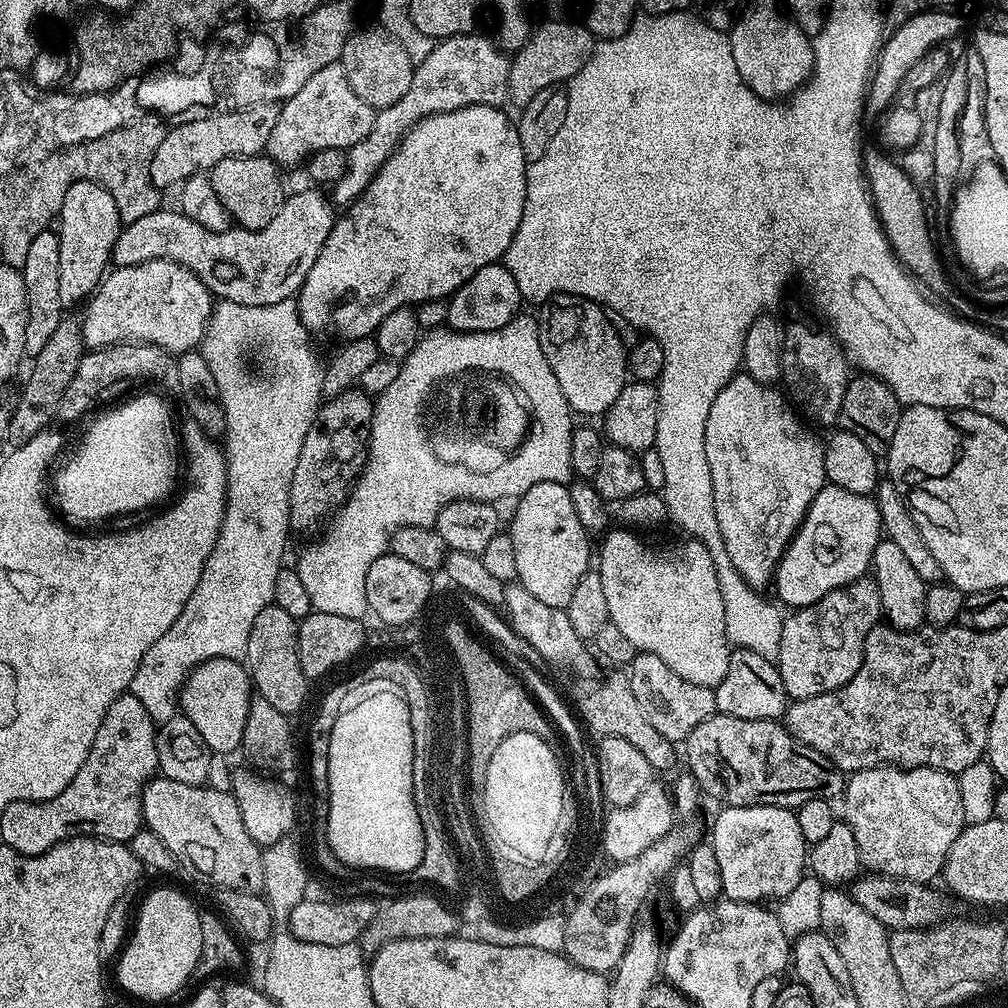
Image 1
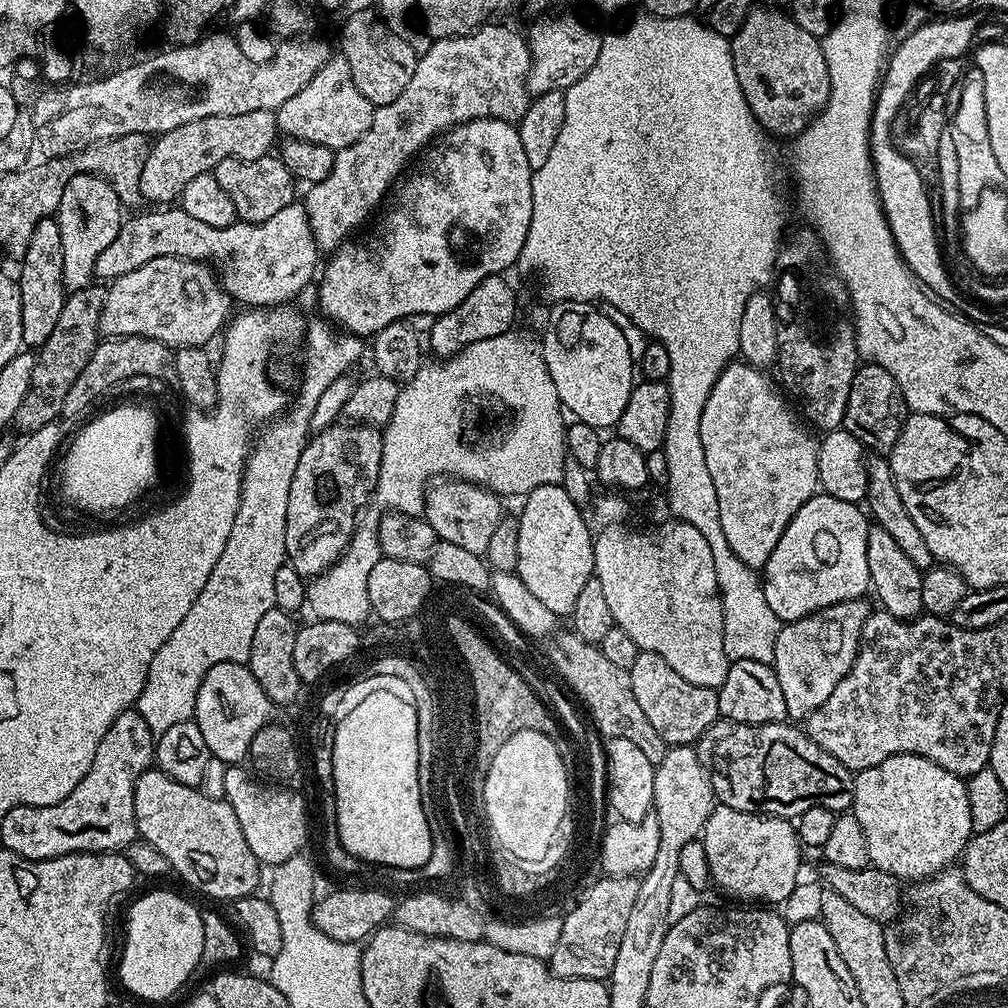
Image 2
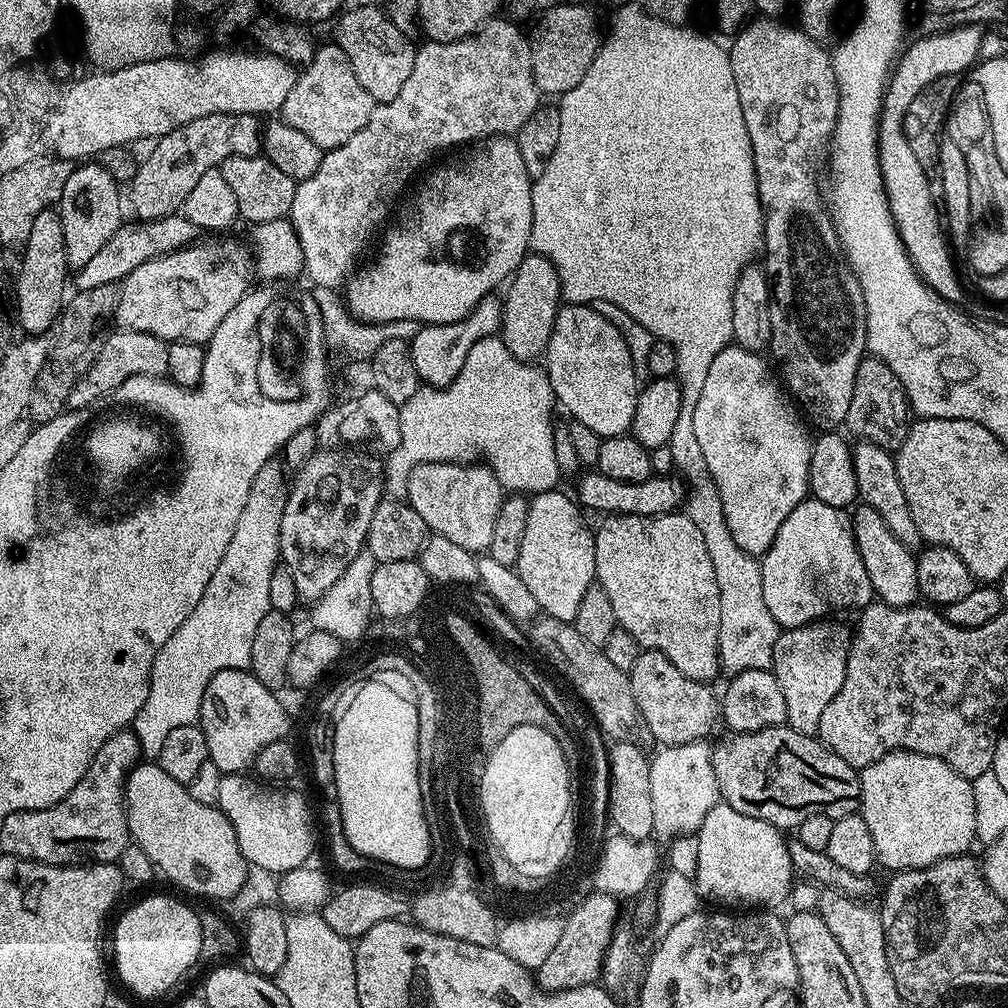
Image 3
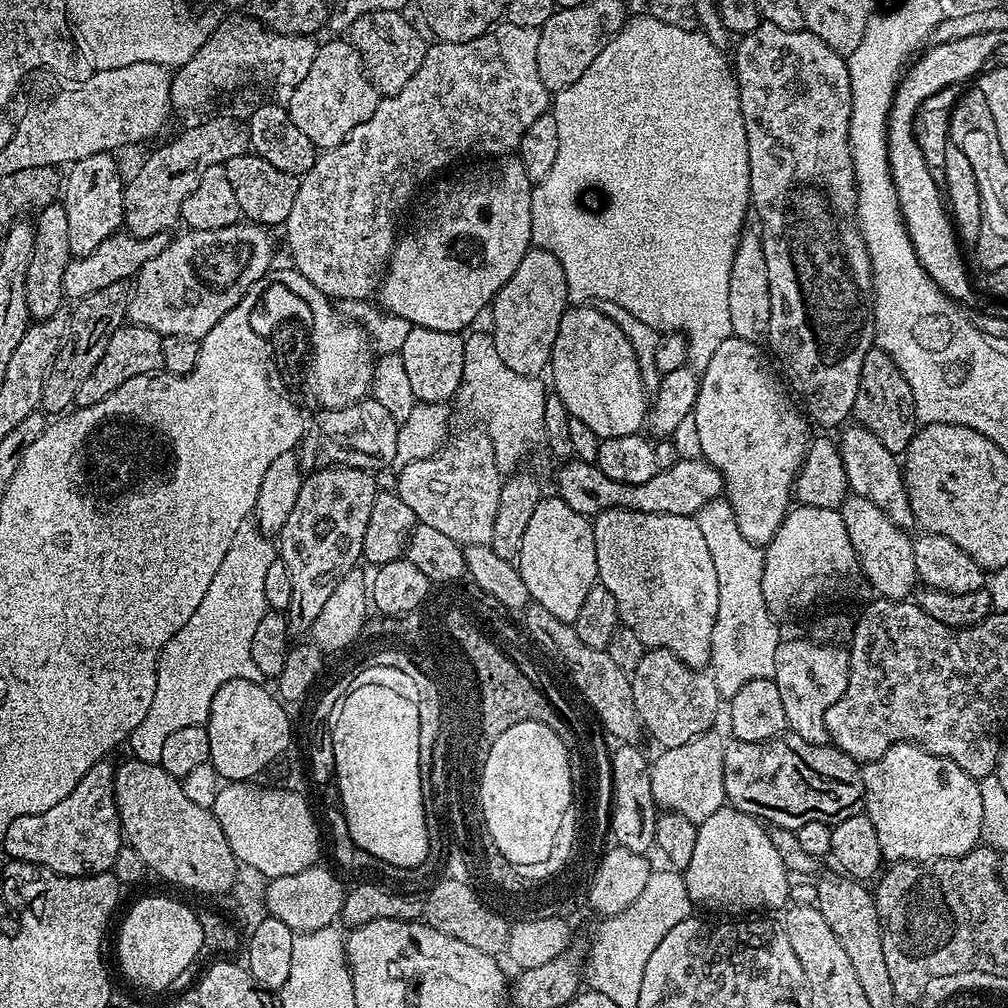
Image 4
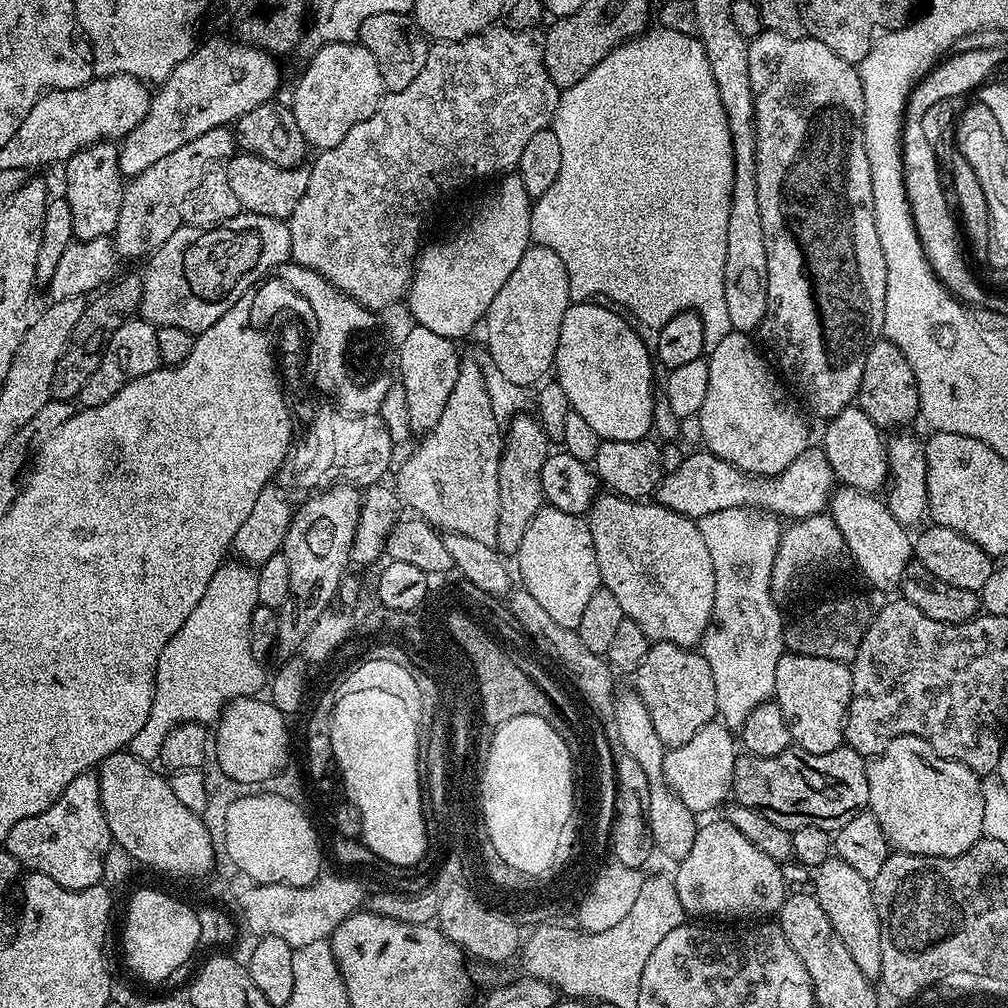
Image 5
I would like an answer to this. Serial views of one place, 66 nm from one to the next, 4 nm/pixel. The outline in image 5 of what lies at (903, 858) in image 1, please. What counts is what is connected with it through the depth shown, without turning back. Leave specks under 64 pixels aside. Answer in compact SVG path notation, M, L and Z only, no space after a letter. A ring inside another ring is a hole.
M899 736L886 746L886 750L871 757L867 761L870 782L868 808L872 816L878 818L882 834L886 834L889 845L895 851L919 856L960 856L982 838L982 780L965 764L932 755L932 747L922 738ZM924 756L932 756L932 764L924 760Z

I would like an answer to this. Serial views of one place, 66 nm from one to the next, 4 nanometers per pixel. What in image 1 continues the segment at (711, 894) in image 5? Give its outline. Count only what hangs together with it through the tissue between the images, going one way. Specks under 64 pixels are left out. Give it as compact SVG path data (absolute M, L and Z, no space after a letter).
M724 806L719 810L710 843L718 858L723 895L747 904L783 900L806 872L806 845L795 811L778 806Z

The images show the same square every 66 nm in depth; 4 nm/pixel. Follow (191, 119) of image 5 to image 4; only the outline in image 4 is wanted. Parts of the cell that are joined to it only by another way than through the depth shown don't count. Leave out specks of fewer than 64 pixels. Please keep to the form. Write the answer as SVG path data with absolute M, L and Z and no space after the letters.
M205 35L204 44L196 55L198 64L204 68L185 66L175 69L172 76L172 106L177 113L196 112L211 100L218 99L223 92L232 92L251 80L276 80L277 86L285 90L296 88L298 82L310 74L318 47L312 36L281 35L274 39L260 36L255 38L257 41L230 37L212 38Z

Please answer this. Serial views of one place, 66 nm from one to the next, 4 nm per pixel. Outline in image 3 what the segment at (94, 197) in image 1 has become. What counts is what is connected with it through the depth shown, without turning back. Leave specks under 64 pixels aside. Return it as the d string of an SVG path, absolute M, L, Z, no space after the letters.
M84 162L73 167L66 186L62 186L62 198L58 211L62 218L62 234L66 234L66 258L69 269L86 266L122 223L120 217L120 188L118 181L108 173L107 167L100 162Z

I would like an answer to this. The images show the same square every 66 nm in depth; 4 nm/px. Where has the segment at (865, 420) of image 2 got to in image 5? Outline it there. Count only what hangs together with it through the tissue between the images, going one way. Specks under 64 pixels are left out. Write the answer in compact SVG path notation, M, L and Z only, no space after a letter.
M886 338L875 340L870 346L870 350L866 354L866 366L862 366L862 382L860 383L859 390L856 391L855 403L864 411L866 418L870 418L870 422L874 422L882 430L888 428L896 428L892 430L900 430L903 424L908 424L912 419L917 419L920 416L920 403L918 402L918 382L914 378L914 370L910 370L910 362L906 362L906 354L902 354L902 350L898 350L898 346L894 346L894 342L890 342Z

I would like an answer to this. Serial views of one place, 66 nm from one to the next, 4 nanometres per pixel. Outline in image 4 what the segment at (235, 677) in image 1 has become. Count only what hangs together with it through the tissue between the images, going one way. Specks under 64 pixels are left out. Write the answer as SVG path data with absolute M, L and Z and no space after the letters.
M231 680L226 682L214 694L214 702L210 702L207 730L210 738L210 763L224 782L252 782L264 774L264 764L268 760L273 763L280 755L287 753L293 747L291 734L291 717L286 714L285 705L275 695L264 689L263 683L255 680Z

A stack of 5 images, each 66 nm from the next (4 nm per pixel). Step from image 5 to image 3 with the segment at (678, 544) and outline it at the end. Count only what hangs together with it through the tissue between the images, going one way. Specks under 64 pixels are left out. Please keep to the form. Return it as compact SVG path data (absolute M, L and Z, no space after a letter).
M677 510L670 514L661 516L617 516L608 514L603 517L600 529L595 529L594 535L596 545L594 546L594 562L596 563L596 580L599 587L610 594L610 603L614 606L614 614L619 627L624 628L640 643L641 649L661 652L686 674L686 678L694 678L705 682L715 681L716 675L721 675L720 666L720 623L722 622L722 602L720 601L720 591L718 590L718 578L714 578L714 562L710 562L710 554L706 551L706 542L702 539L702 533L698 531L698 526L690 522L690 518L683 511Z

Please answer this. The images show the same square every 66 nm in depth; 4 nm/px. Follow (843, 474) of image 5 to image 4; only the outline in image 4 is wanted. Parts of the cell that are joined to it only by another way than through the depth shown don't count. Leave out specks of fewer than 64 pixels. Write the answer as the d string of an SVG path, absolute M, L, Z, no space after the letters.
M853 423L851 427L845 427L839 433L841 436L838 436L849 493L874 502L874 506L878 506L878 510L882 510L882 514L886 514L886 518L894 522L894 526L905 530L915 529L917 523L914 510L910 506L908 487L904 484L902 464L897 453L886 450L886 446L882 446L882 442L878 442L878 438L874 438L874 434L870 434L870 430L866 430L861 424Z

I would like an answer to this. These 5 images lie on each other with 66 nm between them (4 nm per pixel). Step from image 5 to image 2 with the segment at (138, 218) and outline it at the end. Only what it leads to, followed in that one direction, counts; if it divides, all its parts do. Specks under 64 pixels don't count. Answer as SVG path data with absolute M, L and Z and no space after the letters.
M250 110L250 114L226 114L225 116L207 116L198 118L194 122L186 122L182 126L174 126L174 130L161 132L151 141L148 157L142 166L140 179L140 195L145 201L149 200L152 206L168 206L173 203L190 182L190 178L198 178L198 174L212 172L226 158L239 160L257 160L269 155L277 143L278 129L276 127L276 114L270 110Z

